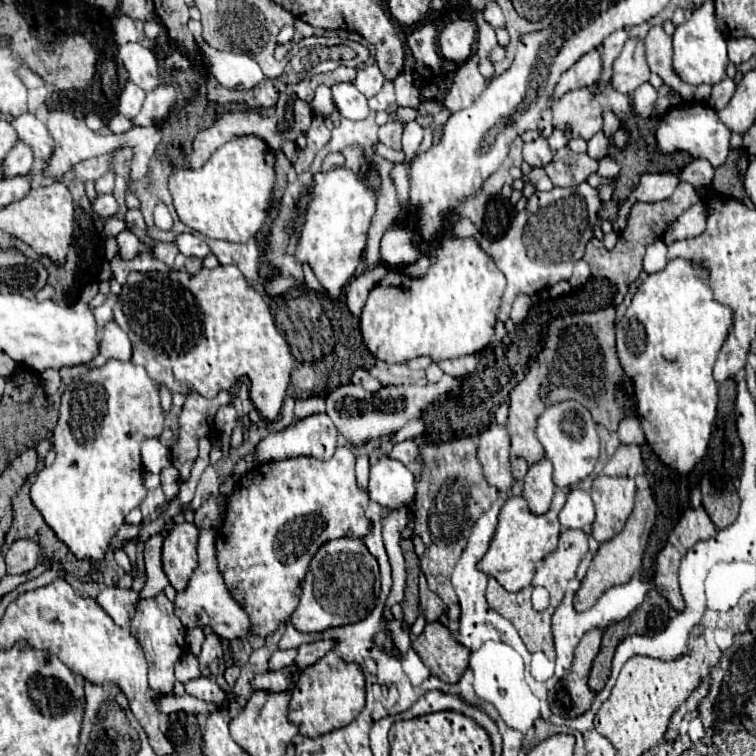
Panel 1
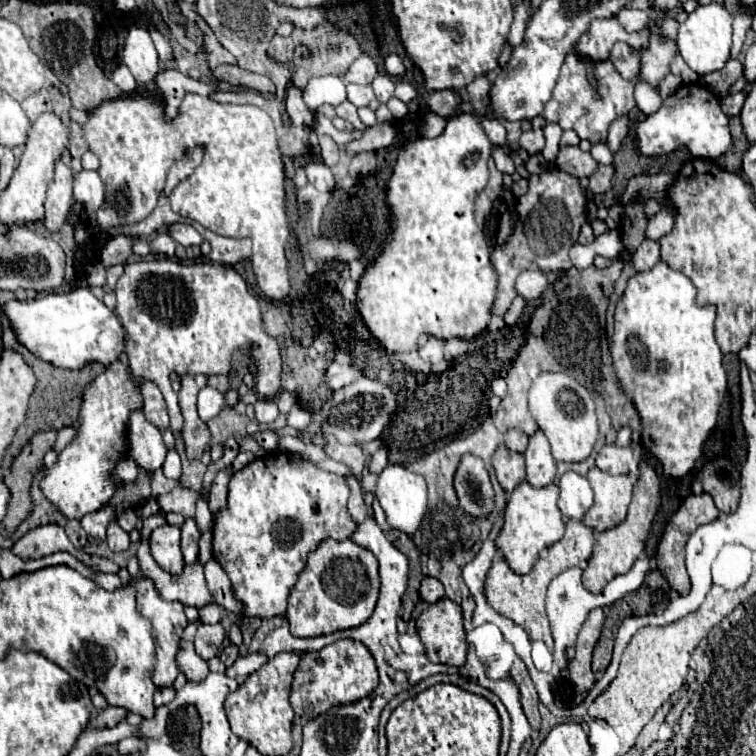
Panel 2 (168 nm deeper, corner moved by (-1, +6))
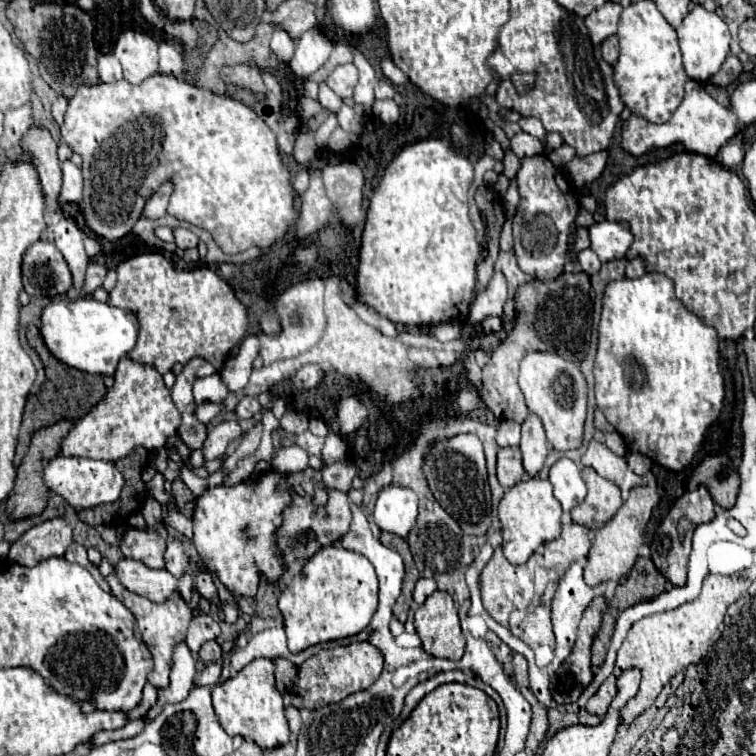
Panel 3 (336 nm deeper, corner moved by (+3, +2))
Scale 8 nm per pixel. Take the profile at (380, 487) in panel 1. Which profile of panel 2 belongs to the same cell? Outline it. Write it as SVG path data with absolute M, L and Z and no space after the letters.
M388 465L378 475L374 495L378 497L388 523L398 531L414 535L414 531L421 525L422 515L426 513L426 481L424 481L424 477L418 473L412 473L404 465Z

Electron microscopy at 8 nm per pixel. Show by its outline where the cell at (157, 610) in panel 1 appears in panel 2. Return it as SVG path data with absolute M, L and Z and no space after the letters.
M136 579L136 591L138 591L138 597L136 597L138 611L142 613L142 617L152 621L152 635L154 635L154 641L156 641L156 669L154 669L152 681L154 681L156 687L172 685L176 675L178 675L176 653L178 653L180 637L182 637L182 631L184 631L184 627L188 623L186 615L184 615L184 607L180 603L164 601L150 579Z

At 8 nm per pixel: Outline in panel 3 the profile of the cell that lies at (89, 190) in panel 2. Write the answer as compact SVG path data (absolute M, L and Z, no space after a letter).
M62 161L62 189L58 201L60 203L82 201L82 171L72 161Z

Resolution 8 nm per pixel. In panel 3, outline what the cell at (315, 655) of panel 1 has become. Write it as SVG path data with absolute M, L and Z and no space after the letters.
M254 659L236 677L230 677L212 687L212 705L228 735L252 739L262 749L278 747L288 739L288 721L284 715L282 695L274 681L274 663L270 659Z

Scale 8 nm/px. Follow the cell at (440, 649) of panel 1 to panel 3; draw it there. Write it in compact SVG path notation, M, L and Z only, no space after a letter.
M434 591L418 609L414 627L426 653L442 659L460 659L464 653L464 633L458 623L458 609L444 591Z

